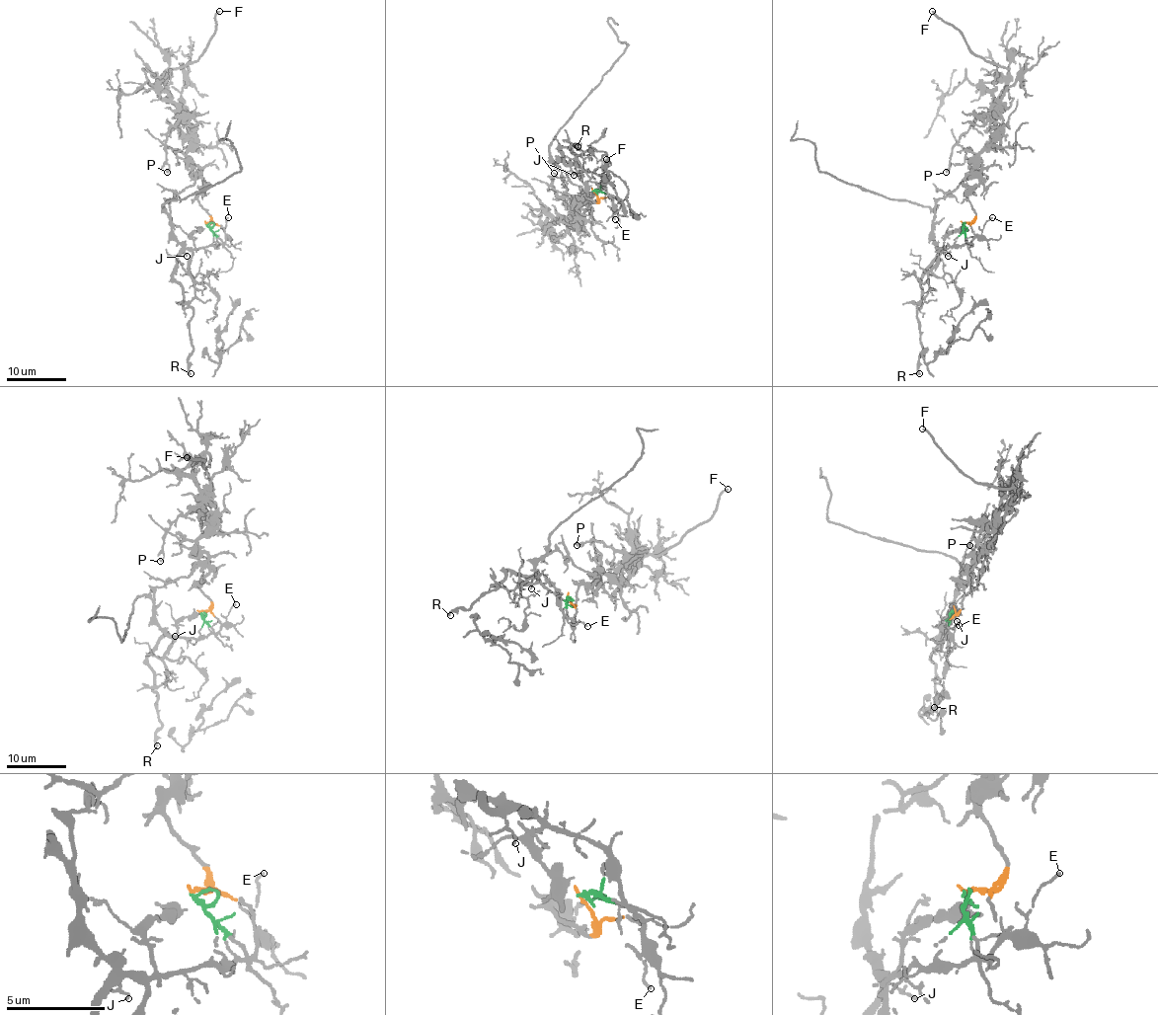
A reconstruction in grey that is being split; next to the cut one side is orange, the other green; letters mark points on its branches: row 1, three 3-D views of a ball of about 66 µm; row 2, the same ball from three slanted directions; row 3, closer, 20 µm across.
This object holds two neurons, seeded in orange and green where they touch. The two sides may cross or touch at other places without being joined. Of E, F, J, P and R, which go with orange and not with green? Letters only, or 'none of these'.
F, P

